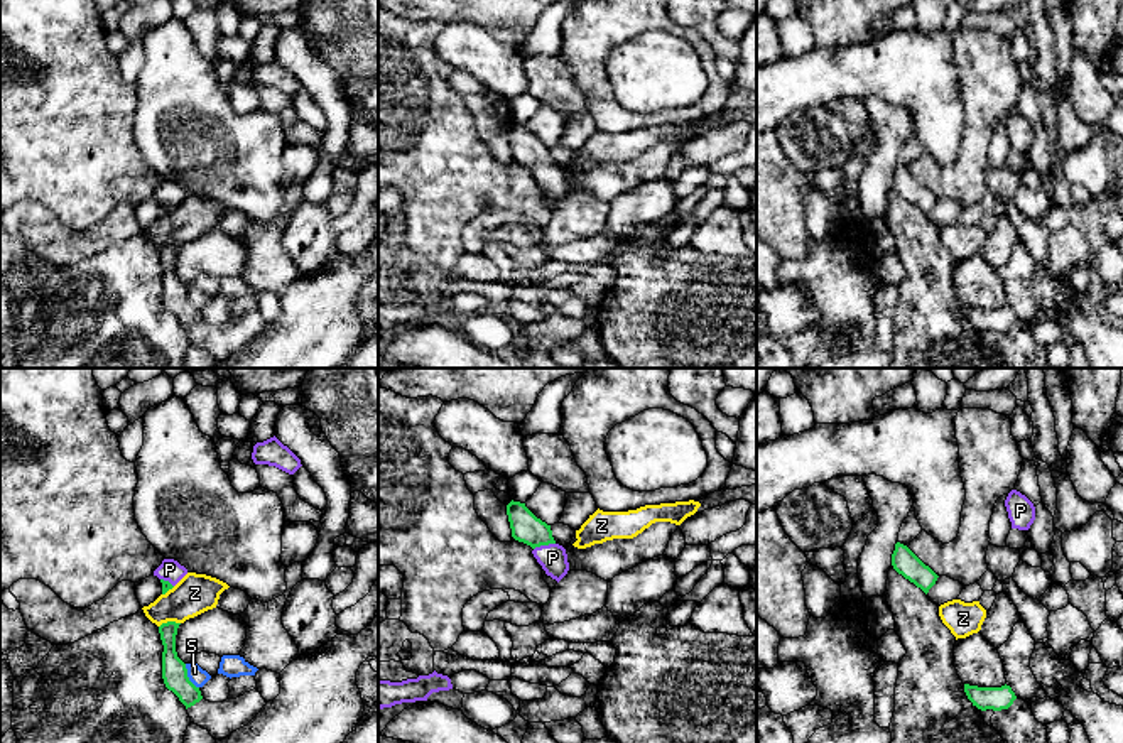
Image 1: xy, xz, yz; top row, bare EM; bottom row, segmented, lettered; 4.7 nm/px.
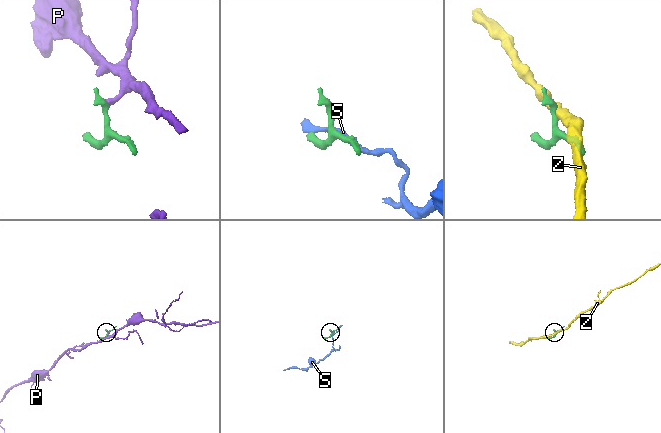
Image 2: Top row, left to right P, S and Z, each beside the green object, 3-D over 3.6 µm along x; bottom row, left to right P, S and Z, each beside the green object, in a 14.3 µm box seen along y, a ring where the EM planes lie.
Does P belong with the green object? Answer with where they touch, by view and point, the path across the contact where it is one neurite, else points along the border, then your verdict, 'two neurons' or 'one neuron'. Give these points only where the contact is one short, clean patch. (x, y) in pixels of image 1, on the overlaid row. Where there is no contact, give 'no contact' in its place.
xz (544, 544) | across xz (526, 527), (544, 544), (553, 558) | one neuron

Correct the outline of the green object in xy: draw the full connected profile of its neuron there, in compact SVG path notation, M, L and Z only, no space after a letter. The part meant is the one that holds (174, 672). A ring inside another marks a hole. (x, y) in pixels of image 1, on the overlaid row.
M167 621L159 626L162 652L162 679L169 691L172 691L179 701L187 708L203 699L199 687L196 687L189 677L186 664L177 657L176 635L181 623Z

